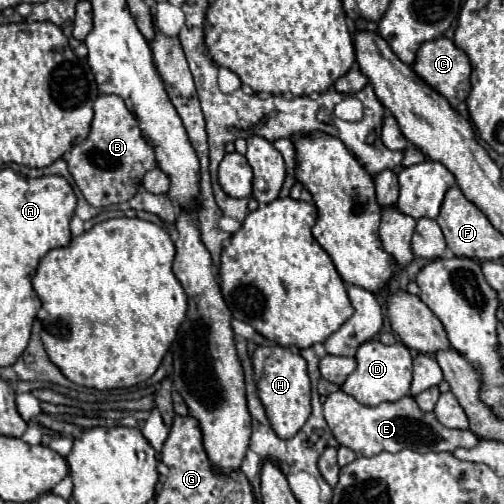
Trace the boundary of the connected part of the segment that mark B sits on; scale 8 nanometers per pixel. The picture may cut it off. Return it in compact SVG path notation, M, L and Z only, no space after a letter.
M99 95L93 103L93 111L95 117L89 137L73 145L65 161L83 197L93 207L107 207L129 201L137 193L143 175L155 167L155 155L141 137L135 115L125 107L119 95Z

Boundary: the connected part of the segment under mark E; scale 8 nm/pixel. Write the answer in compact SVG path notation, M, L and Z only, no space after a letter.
M337 391L327 397L323 405L323 415L339 445L353 449L357 455L377 455L381 451L397 453L401 449L411 449L417 453L441 453L455 451L457 447L475 447L479 443L479 439L469 429L449 429L443 423L439 423L435 413L421 411L411 395L401 397L393 403L367 407L361 405L355 397Z

